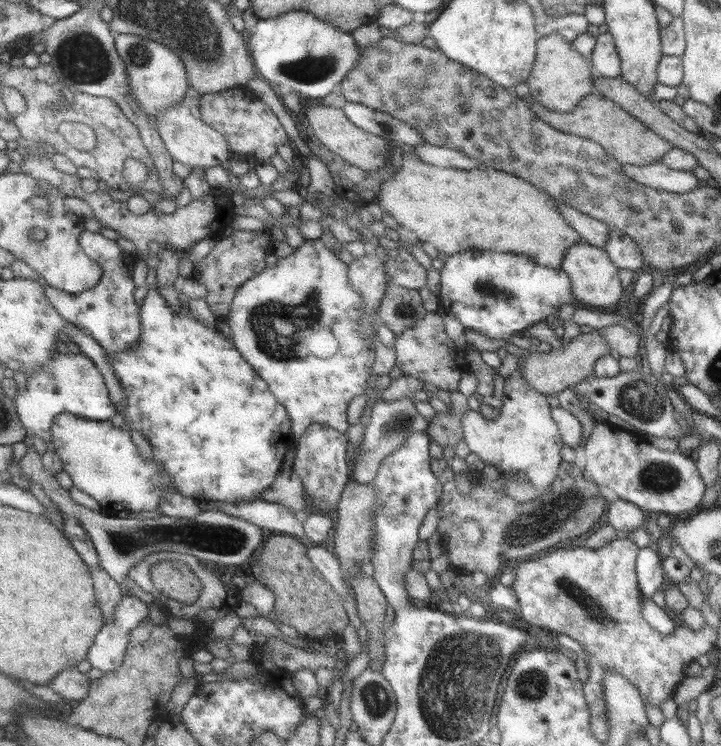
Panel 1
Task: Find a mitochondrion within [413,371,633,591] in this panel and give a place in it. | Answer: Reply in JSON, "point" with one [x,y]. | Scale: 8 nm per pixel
{"point":[531,528]}

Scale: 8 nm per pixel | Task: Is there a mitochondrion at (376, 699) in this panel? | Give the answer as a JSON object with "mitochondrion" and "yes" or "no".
{"mitochondrion":"yes"}

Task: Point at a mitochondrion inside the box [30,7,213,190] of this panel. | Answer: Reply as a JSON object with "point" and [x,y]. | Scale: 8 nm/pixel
{"point":[82,55]}

